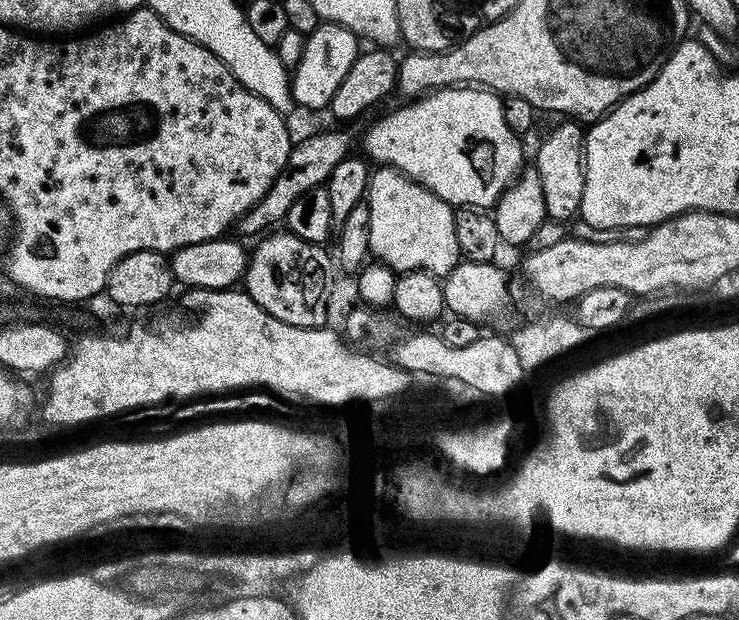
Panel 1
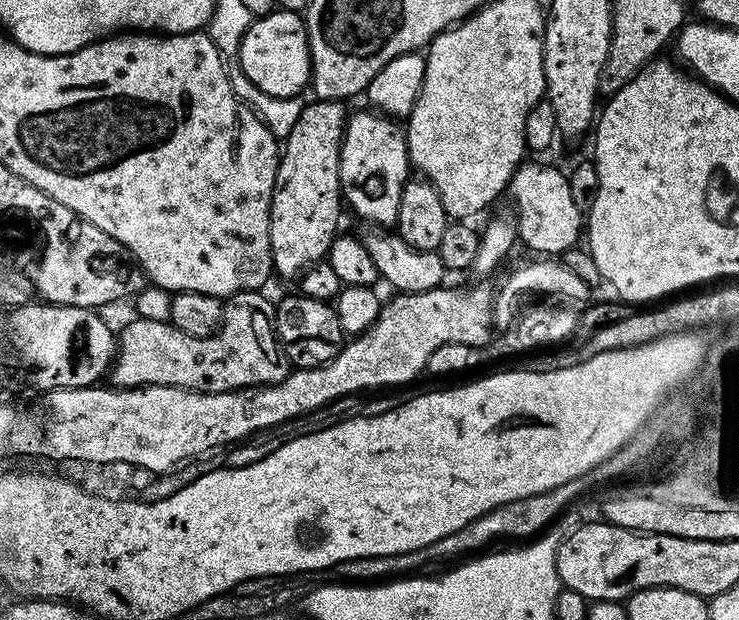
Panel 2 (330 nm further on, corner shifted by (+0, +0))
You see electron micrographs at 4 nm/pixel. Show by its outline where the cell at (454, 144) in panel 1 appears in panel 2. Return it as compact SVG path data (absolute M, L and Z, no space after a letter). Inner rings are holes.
M521 163L508 183L507 195L516 203L514 223L519 243L533 248L533 253L556 258L561 253L577 247L582 240L582 213L574 206L570 194L568 177L556 168L547 168L544 164Z

